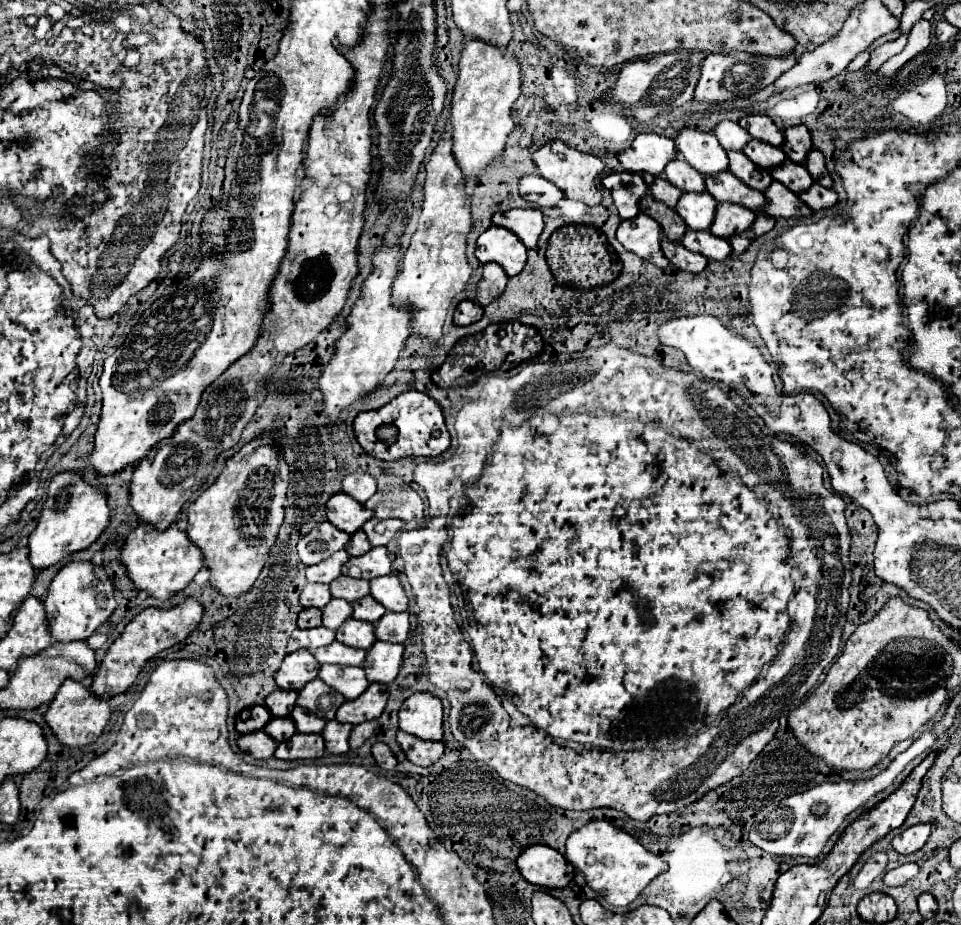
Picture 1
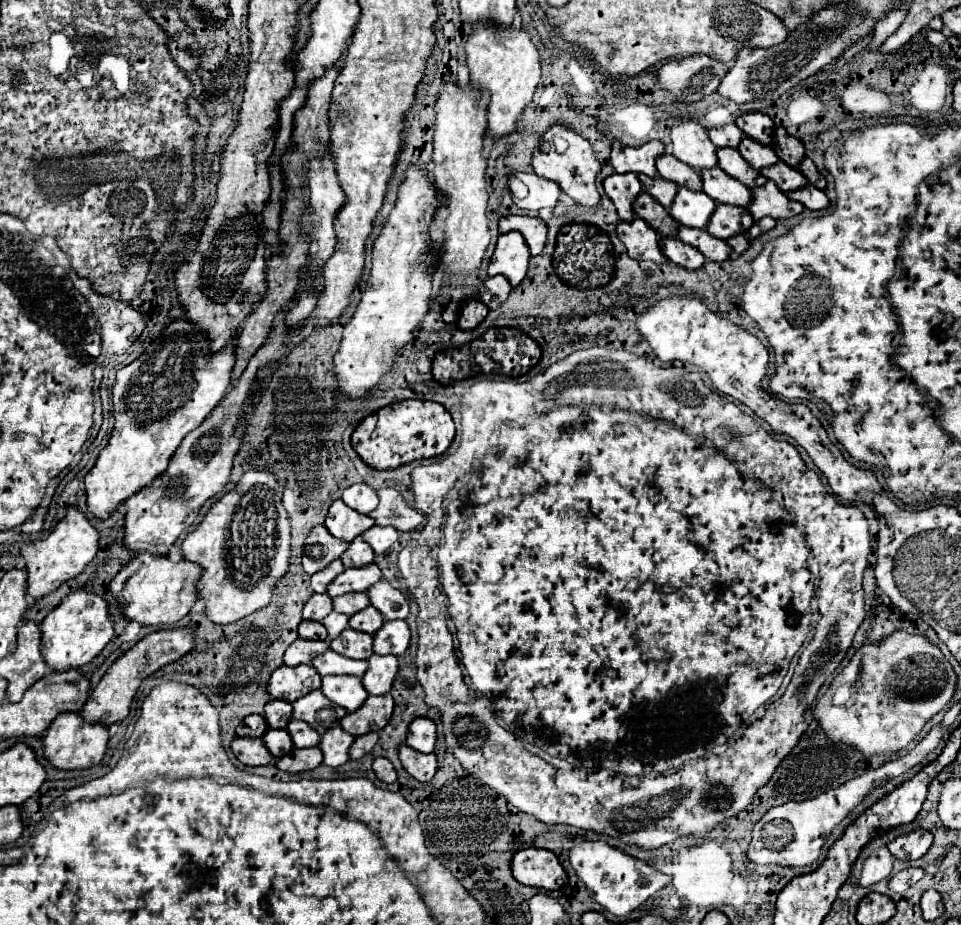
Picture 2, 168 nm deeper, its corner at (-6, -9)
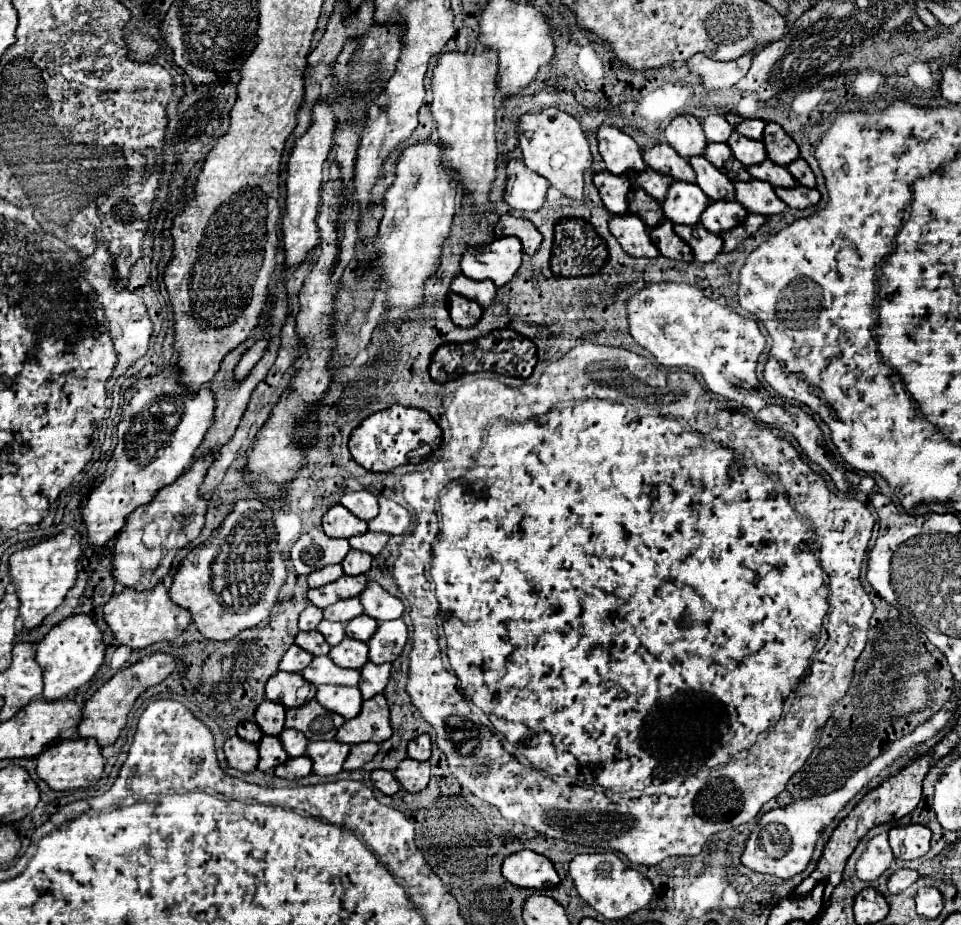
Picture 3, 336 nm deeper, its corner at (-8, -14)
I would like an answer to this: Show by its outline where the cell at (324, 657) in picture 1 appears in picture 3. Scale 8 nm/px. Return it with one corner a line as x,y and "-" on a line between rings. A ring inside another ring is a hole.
314,657
312,663
302,671
304,679
314,685
330,683
330,685
356,685
360,679
360,671
356,669
342,669
332,663
330,657

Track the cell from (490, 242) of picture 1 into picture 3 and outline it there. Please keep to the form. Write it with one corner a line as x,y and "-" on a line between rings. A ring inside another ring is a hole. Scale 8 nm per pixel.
498,237
482,249
464,251
464,255
460,259
460,269
470,279
476,279
476,281
490,279
494,285
500,287
500,285
506,285
512,279
512,275
516,273
520,263
522,263
522,245
520,245
520,241
516,237

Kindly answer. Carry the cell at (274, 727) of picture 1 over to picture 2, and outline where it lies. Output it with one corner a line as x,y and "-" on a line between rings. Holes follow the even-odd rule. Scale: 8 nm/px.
268,730
262,736
262,740
268,746
268,750
272,752
272,756
276,756
276,758
282,758
282,754
288,754
294,748
292,738
286,730

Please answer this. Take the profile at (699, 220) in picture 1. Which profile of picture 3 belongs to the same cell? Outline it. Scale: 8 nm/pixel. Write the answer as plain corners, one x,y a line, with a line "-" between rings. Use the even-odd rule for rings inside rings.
674,181
666,193
662,209
672,223
696,225
708,203
710,199
704,195
704,191
700,191
700,187
696,187
696,183

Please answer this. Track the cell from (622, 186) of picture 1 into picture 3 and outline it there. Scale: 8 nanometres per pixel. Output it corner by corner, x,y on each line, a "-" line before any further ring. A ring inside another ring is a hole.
602,171
602,173
596,173
592,181
600,193
604,207
608,207
608,211
614,215
624,215
626,207
628,207
626,195
630,191
628,177
626,175
618,177
618,175
612,175
608,171

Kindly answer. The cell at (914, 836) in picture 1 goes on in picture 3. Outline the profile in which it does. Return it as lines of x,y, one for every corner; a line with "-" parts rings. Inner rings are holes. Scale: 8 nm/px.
898,825
890,829
890,845
894,851
896,859
916,859
924,857
924,853
928,853
930,847
930,829
924,825

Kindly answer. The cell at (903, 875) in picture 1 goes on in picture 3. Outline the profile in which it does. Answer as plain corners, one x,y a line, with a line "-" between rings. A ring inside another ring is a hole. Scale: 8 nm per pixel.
898,869
898,871
894,871
890,875
890,879
888,879
888,891
890,893
904,891
904,889
908,889
916,881
916,877
918,877
918,873
912,871
912,869

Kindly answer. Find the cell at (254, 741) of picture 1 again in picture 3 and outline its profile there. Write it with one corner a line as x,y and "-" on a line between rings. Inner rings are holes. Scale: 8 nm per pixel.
230,737
224,743
224,755
230,767
238,771
254,771
258,763
258,747
240,739
240,737

